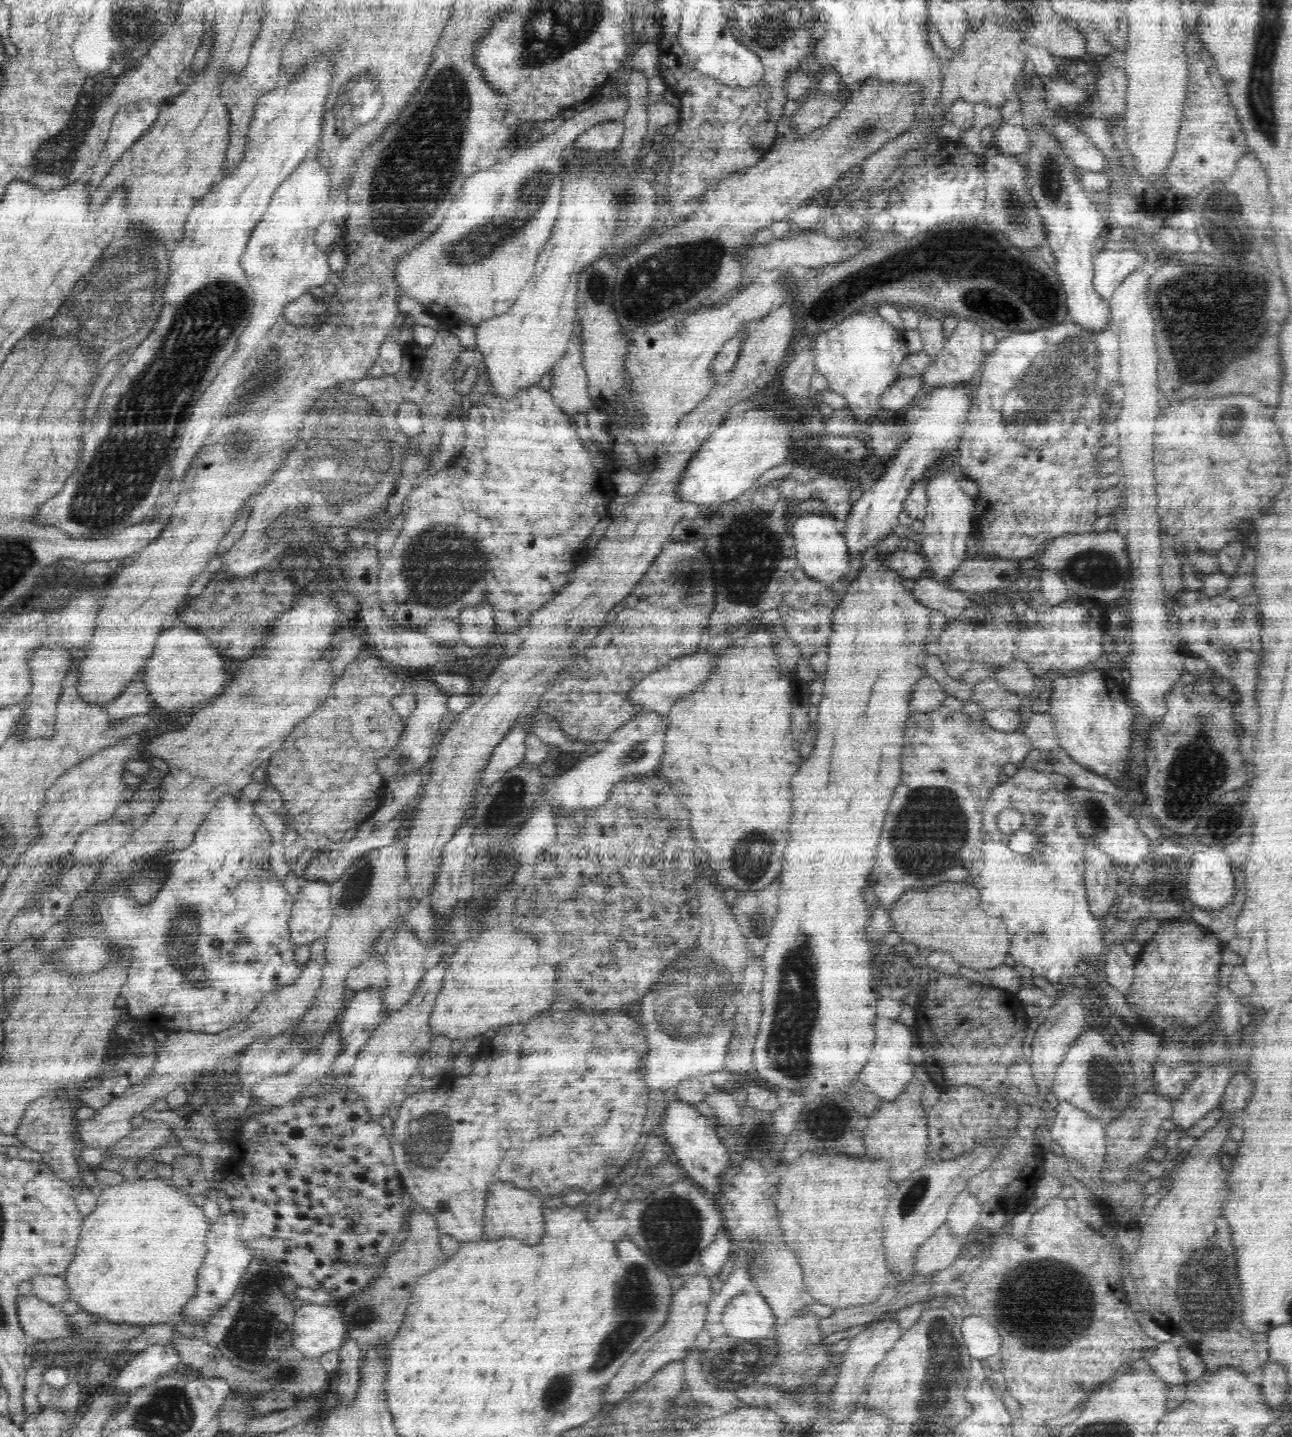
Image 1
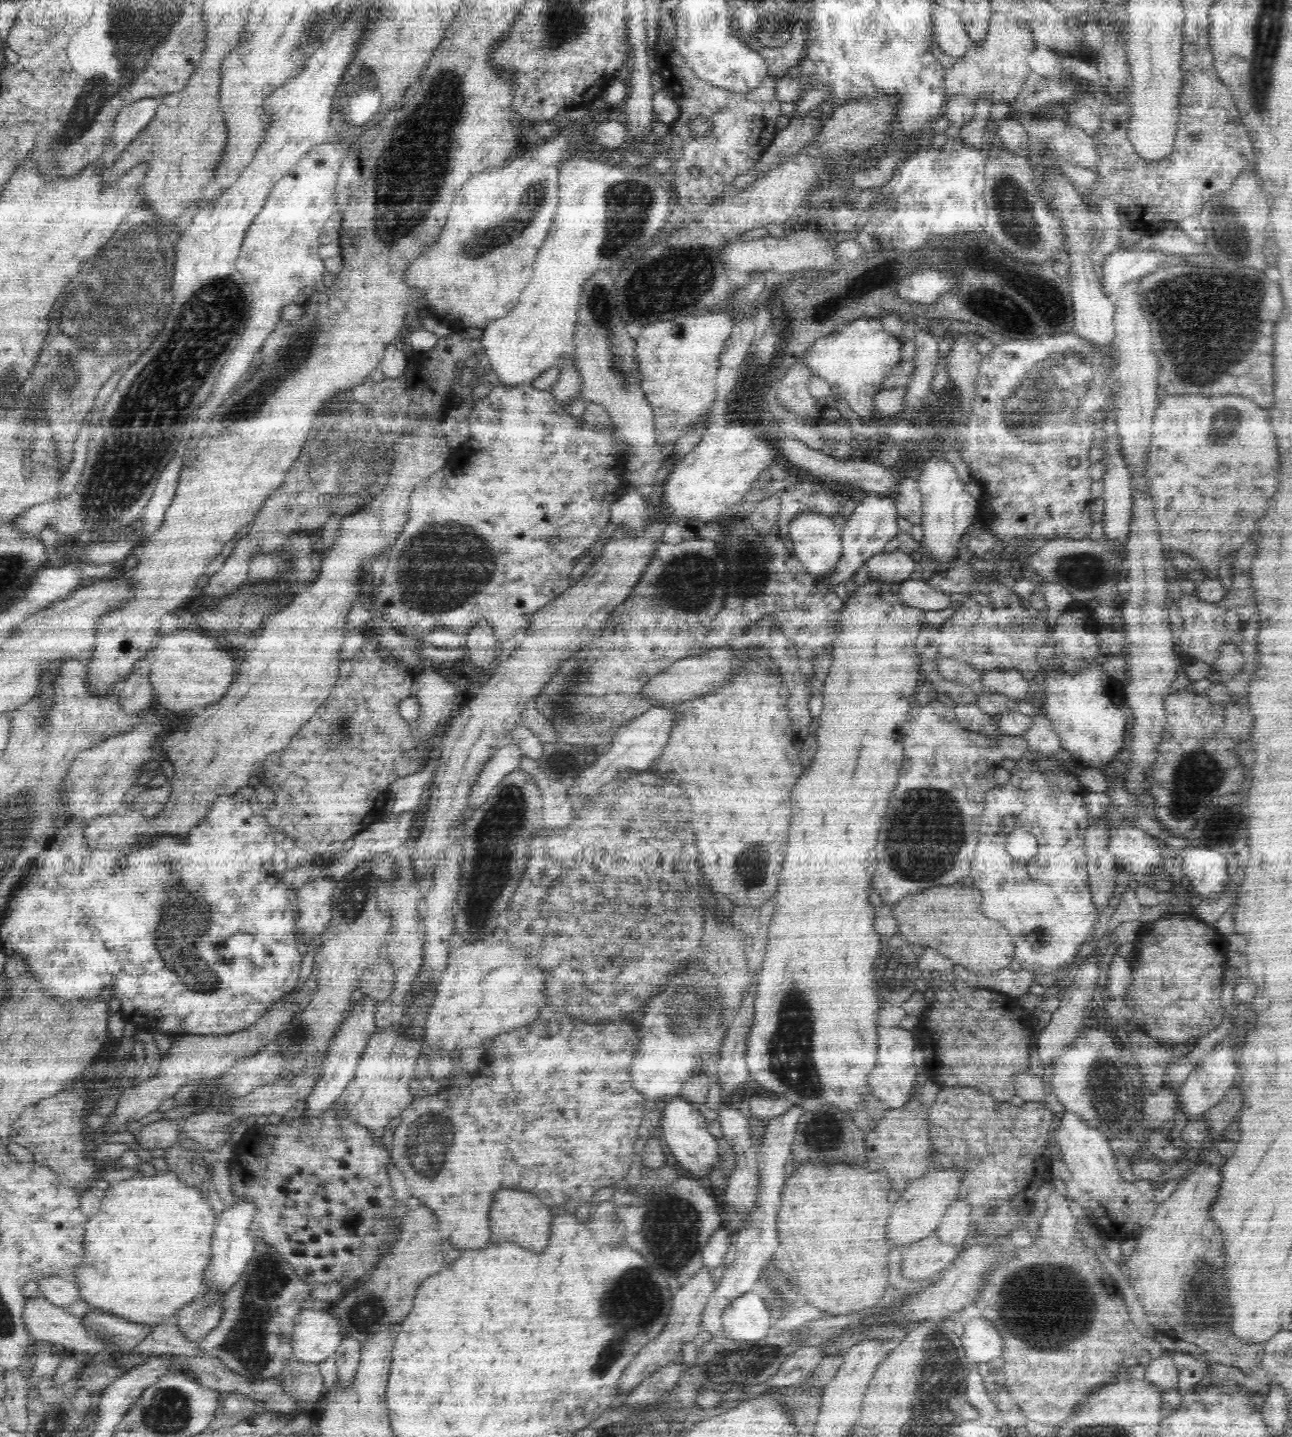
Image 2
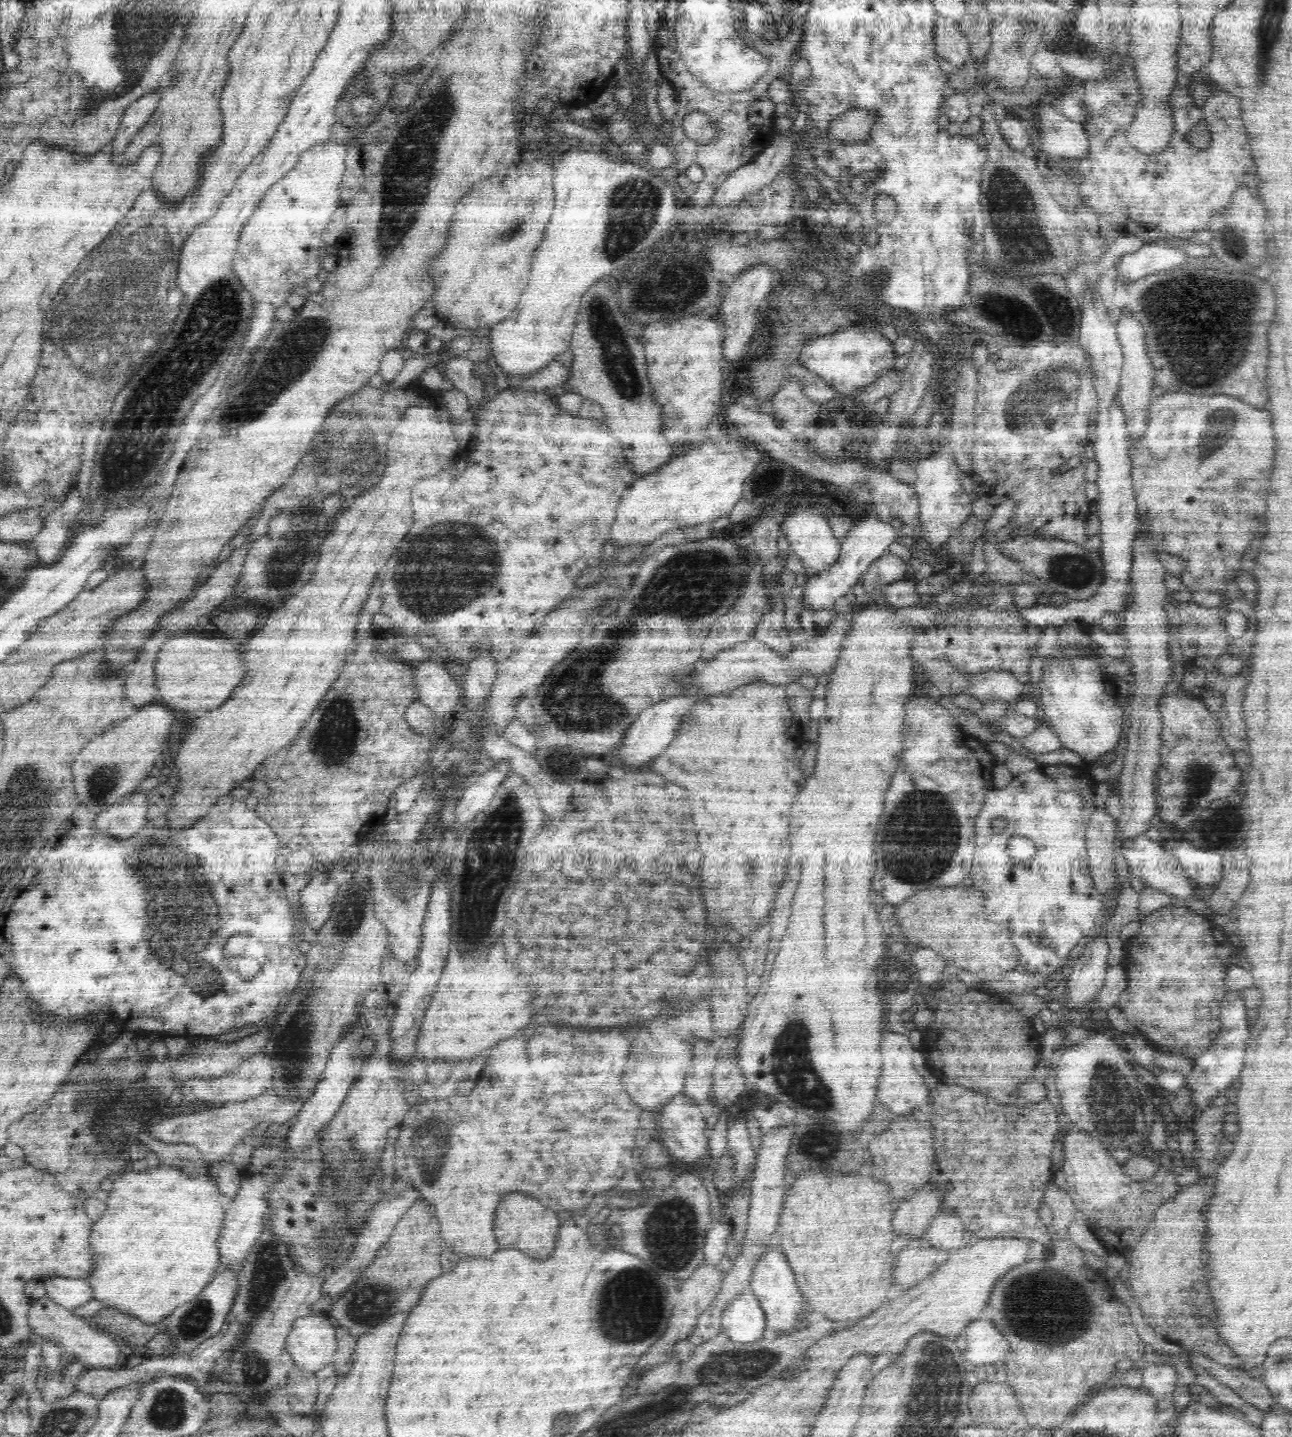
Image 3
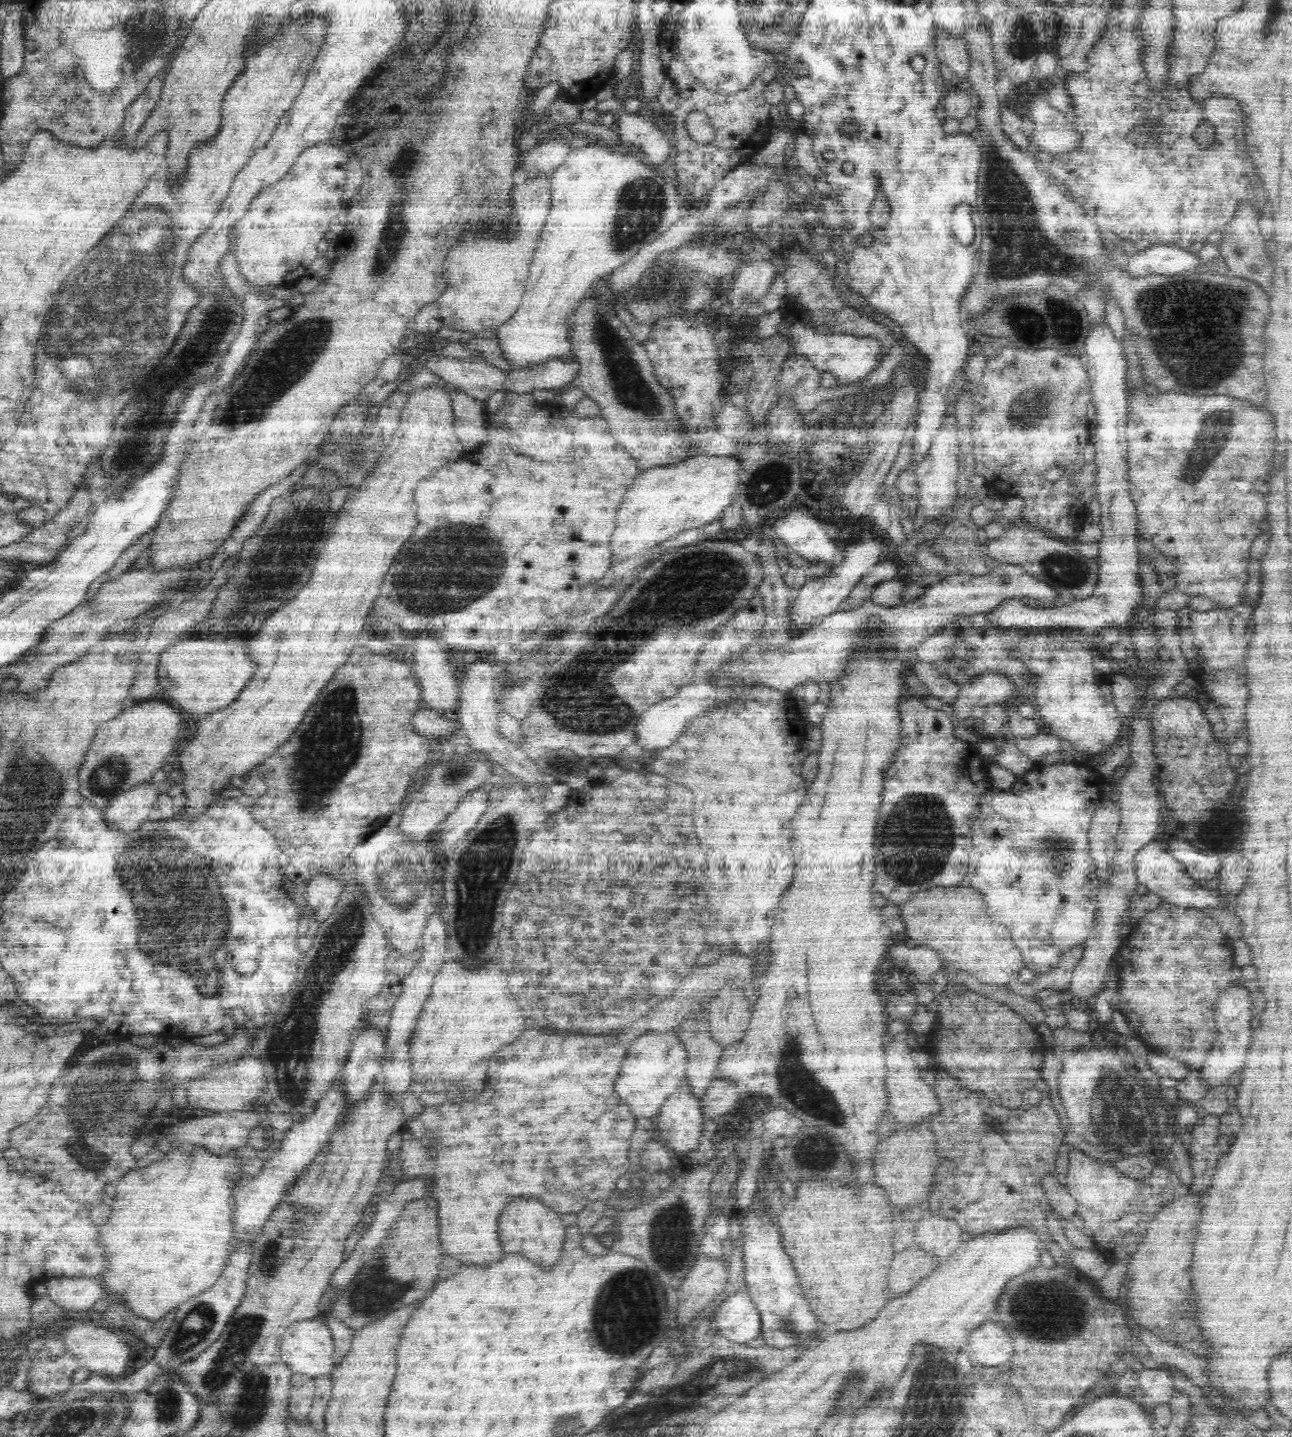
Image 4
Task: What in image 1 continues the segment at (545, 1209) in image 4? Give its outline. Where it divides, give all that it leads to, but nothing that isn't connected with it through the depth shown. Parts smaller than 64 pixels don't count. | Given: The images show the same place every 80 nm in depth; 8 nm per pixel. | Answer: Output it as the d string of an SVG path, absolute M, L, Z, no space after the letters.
M498 1182L488 1190L488 1204L484 1210L485 1238L496 1241L498 1238L518 1238L526 1240L526 1244L534 1246L542 1242L546 1234L546 1221L544 1221L544 1206L542 1202L528 1190L520 1190L508 1182Z

